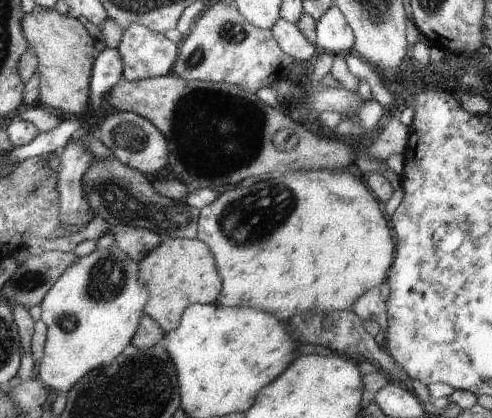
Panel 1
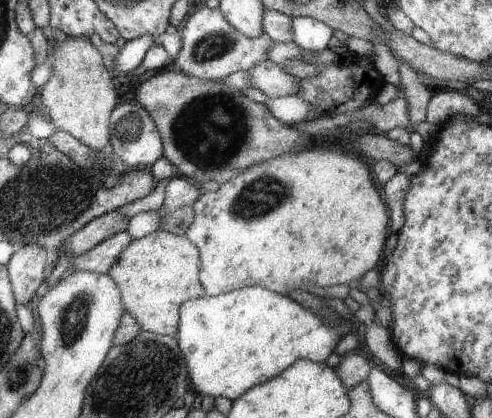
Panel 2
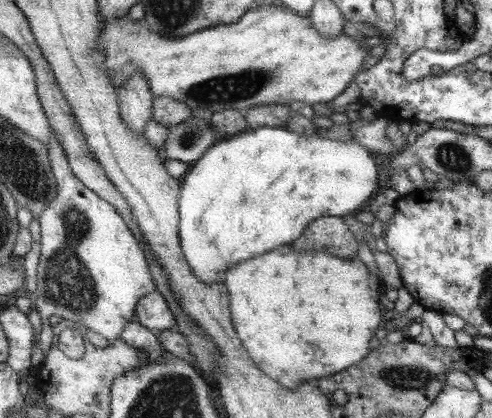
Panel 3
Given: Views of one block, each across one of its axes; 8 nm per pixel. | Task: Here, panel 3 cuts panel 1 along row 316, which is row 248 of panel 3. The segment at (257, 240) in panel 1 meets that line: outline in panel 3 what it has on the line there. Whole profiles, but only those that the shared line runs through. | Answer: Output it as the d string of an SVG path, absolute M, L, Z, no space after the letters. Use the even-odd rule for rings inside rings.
M291 244L279 246L269 254L259 254L253 260L229 266L223 284L233 326L245 350L271 380L277 380L277 384L289 390L295 390L307 378L319 380L341 374L339 370L349 370L351 364L357 366L371 352L369 340L381 322L377 292L383 290L383 282L369 274L357 256L341 260L323 252L295 252Z

